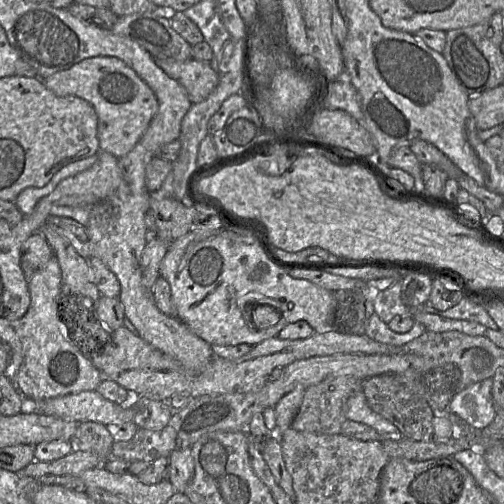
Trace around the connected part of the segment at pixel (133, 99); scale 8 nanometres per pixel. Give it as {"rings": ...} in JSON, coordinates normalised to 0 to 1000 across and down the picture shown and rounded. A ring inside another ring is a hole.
{"rings":[[[230,113],[173,115],[83,159],[107,187],[153,190],[185,210],[192,226],[196,296],[234,315],[266,294],[313,218],[313,200],[300,175]]]}

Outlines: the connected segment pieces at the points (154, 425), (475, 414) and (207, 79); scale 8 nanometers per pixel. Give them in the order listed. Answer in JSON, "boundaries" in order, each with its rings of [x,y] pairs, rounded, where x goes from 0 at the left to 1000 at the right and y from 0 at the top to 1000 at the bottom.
{"boundaries":[[[[254,776],[254,788],[240,806],[264,813],[264,835],[276,851],[319,855],[339,835],[341,815],[333,798],[296,792],[264,776]]],[[[976,750],[938,760],[893,794],[889,812],[942,853],[968,845],[982,827]]],[[[308,117],[310,127],[369,179],[377,200],[405,200],[431,173],[435,153],[419,123]]]]}

